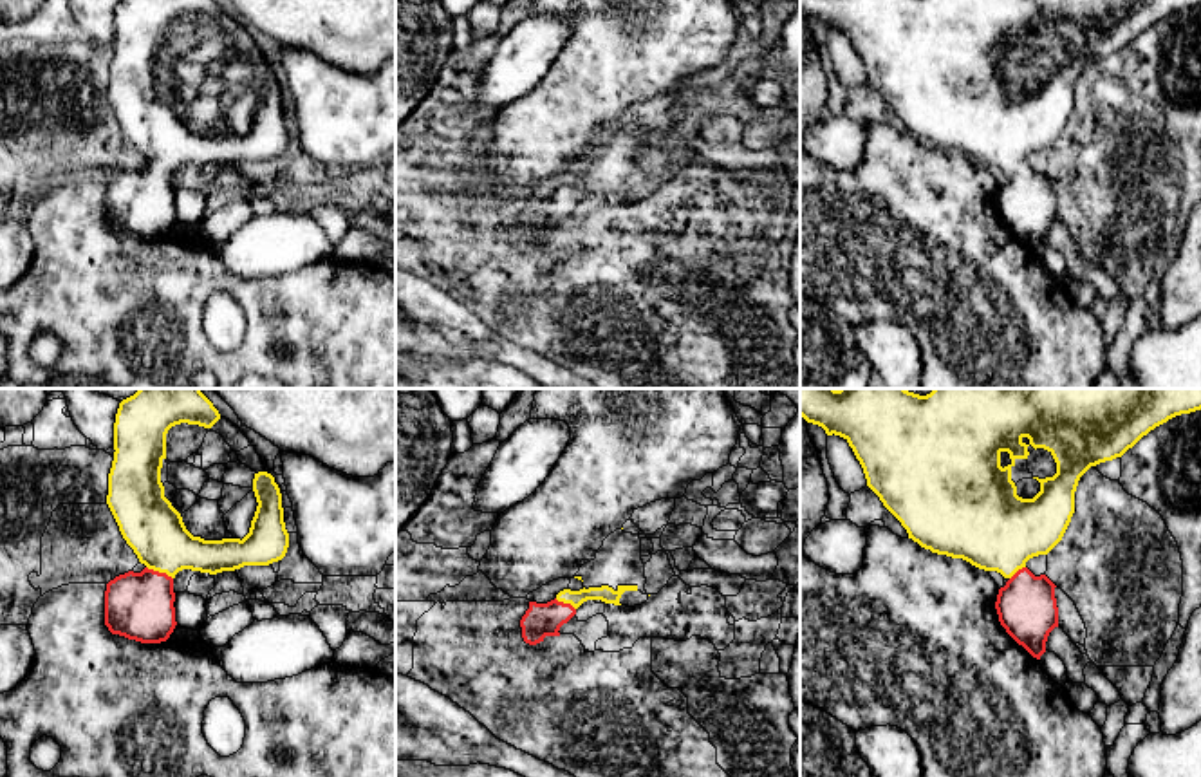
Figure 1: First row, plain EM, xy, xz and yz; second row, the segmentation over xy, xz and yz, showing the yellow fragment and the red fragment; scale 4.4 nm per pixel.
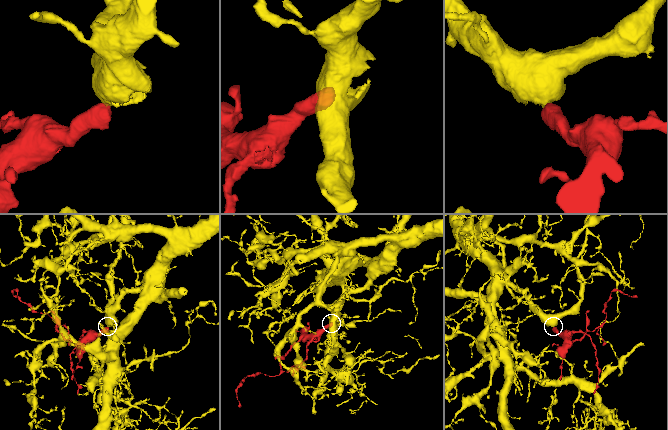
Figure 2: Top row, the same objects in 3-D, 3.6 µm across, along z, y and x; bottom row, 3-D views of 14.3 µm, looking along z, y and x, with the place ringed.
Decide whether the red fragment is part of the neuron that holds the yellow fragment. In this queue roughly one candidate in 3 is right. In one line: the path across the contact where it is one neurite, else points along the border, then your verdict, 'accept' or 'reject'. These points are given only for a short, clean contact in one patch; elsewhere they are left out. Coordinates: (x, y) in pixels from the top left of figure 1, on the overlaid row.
way xy (148, 523), (159, 539), (159, 571), (150, 593), (139, 606); accept

